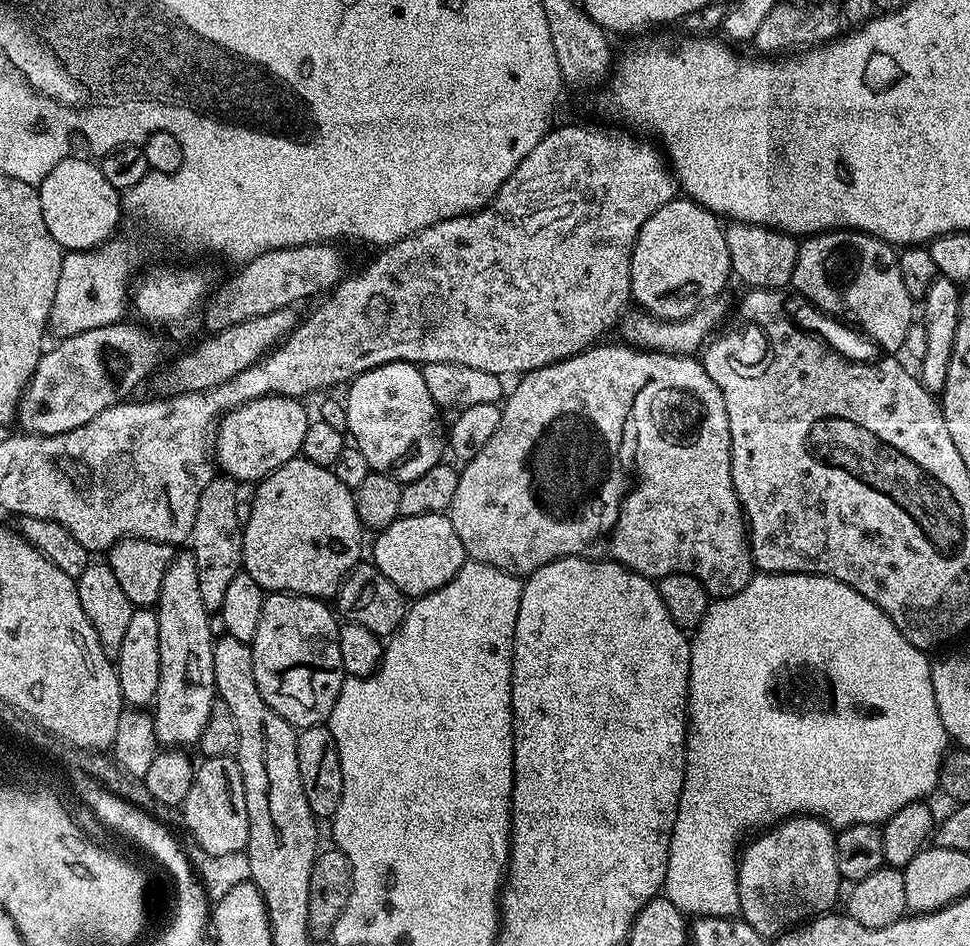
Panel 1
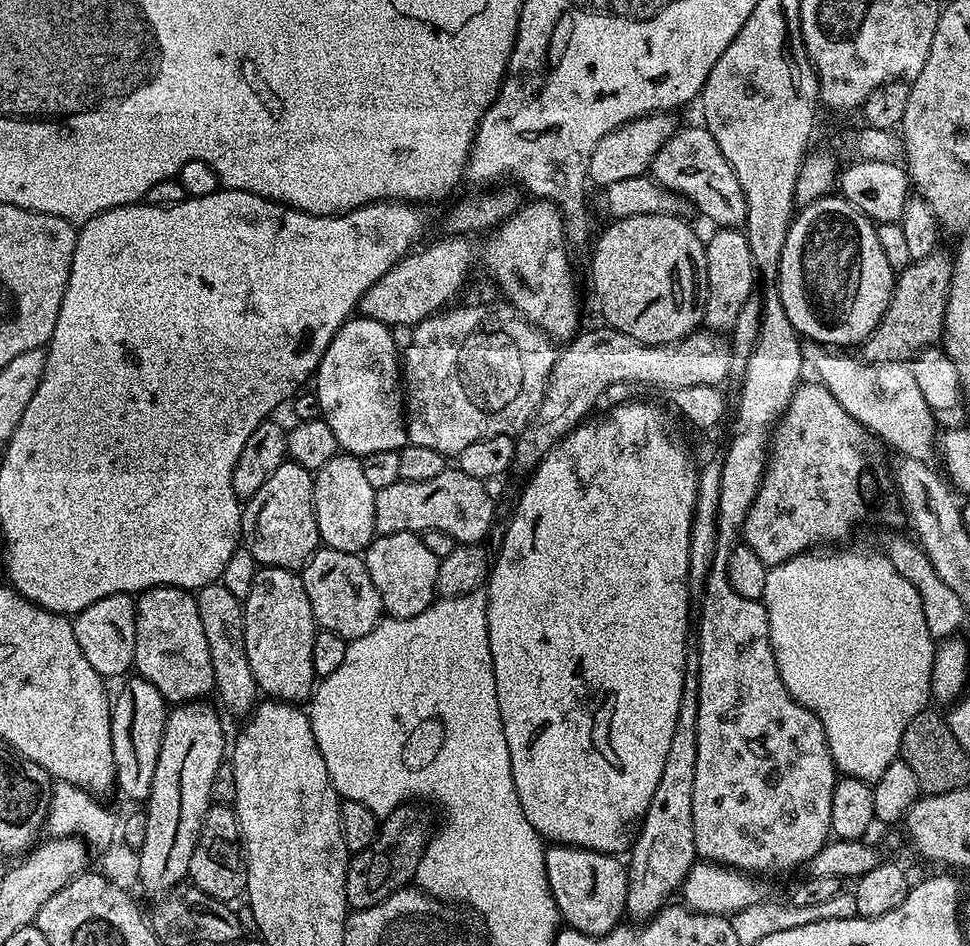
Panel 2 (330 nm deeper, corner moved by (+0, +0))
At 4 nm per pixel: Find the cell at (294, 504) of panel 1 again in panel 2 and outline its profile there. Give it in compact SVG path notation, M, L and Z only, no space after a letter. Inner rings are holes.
M285 462L266 478L258 494L243 505L240 517L242 544L250 550L257 565L300 570L321 547L312 501L312 477L313 473L308 469Z

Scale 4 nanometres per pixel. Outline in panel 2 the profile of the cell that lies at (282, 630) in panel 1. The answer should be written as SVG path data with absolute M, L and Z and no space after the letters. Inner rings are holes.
M257 567L250 595L242 603L246 658L250 658L257 689L265 697L283 700L286 704L307 701L318 680L314 674L314 658L310 658L318 629L303 579L291 568Z

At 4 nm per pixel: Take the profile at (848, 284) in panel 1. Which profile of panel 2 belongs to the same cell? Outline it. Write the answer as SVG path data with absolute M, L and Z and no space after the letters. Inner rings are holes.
M829 194L816 200L813 204L803 205L793 215L792 225L788 228L786 242L782 246L782 258L780 259L780 297L782 306L786 310L786 318L796 327L797 333L809 341L816 341L825 346L838 346L834 344L856 344L867 340L869 334L878 326L882 314L892 297L892 285L894 283L894 273L890 262L886 262L886 254L882 254L882 246L878 246L878 234L876 233L876 224L869 220L864 213L860 212L851 204L846 202L844 197L839 194Z

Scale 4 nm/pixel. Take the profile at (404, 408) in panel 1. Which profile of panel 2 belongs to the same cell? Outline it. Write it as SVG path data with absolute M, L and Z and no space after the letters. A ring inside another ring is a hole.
M361 315L347 320L334 334L326 354L322 354L314 377L314 391L322 406L322 418L326 426L334 430L336 443L345 453L362 458L366 454L374 454L374 450L399 452L409 443L402 391L402 364L389 325Z

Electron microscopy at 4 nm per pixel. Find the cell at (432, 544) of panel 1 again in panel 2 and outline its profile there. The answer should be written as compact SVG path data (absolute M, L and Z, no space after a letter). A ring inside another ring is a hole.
M395 532L385 536L377 535L362 553L366 570L370 570L370 579L378 586L378 594L382 598L385 613L391 619L414 618L414 614L422 614L432 601L437 599L436 583L438 582L438 566L440 560L426 547L423 535L414 532Z

